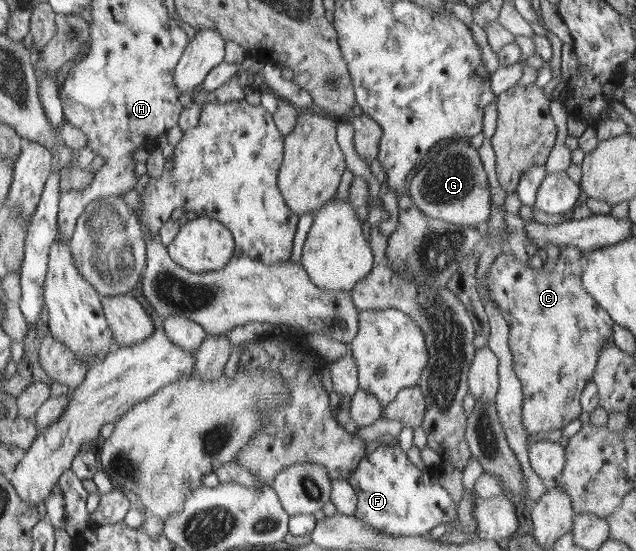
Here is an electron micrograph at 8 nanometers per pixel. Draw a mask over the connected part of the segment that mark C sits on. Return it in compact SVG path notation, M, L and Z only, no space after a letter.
M566 245L559 251L549 273L523 266L510 252L499 253L484 275L486 295L507 324L512 370L522 391L520 418L527 434L561 430L578 417L581 390L591 380L597 351L615 324L581 285L583 251Z

